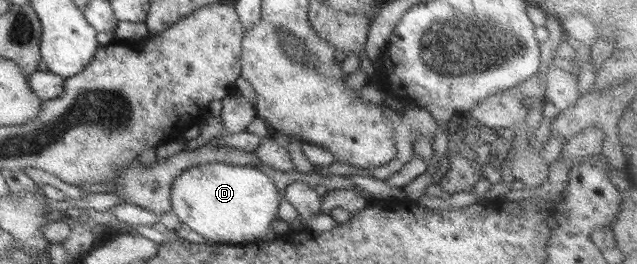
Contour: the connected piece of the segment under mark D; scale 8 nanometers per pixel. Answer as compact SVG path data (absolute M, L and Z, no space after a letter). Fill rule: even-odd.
M223 162L188 168L174 179L171 188L171 210L181 222L209 241L232 246L265 241L268 227L277 219L282 197L272 179L257 168Z

